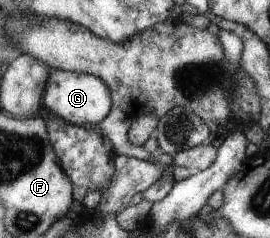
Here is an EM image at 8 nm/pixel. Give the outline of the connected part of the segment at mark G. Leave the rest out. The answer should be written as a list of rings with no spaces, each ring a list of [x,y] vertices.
[[[61,69],[51,70],[43,104],[53,114],[77,126],[101,122],[111,112],[113,107],[109,87],[102,79],[97,78],[95,75]]]

